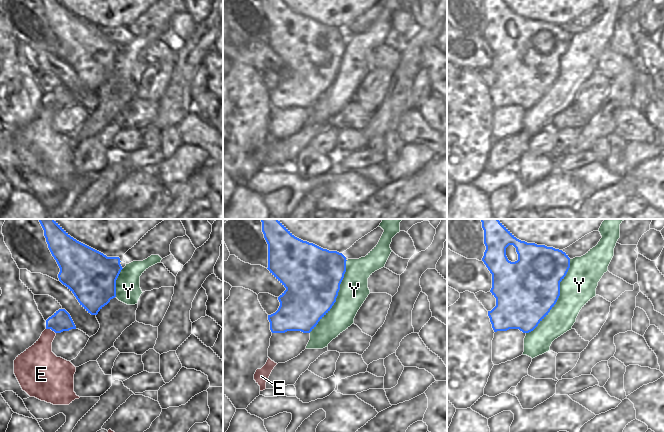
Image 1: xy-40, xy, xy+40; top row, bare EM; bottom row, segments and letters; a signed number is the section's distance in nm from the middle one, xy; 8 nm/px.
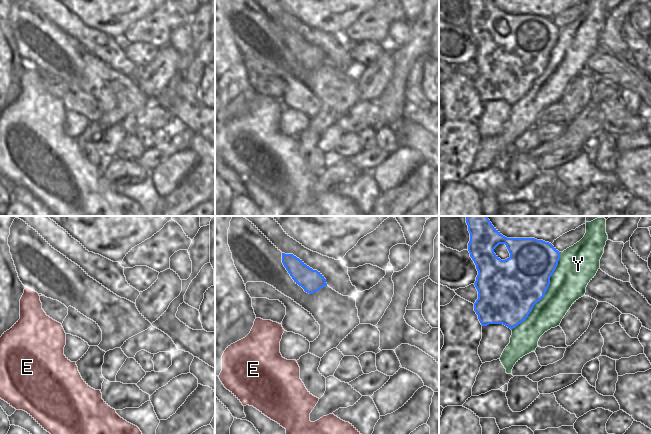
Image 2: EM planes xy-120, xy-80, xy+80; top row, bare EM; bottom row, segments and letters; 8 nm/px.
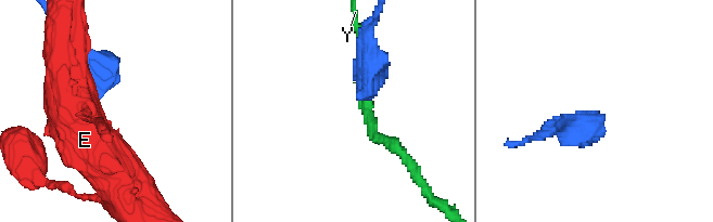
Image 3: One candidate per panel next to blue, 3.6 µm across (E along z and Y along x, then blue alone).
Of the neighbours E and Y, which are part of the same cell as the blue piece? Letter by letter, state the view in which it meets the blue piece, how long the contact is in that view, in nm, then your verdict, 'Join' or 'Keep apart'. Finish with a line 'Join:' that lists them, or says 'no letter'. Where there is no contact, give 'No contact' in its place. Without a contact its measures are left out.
E: Touches blue in xy-40. Shared border 90 nm. Keep apart
Y: Touches blue in xy+40. Shared border 700 nm. Keep apart
Join: no letter.

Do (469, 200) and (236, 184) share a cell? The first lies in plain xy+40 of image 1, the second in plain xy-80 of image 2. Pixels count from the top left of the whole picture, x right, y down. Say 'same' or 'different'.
different

